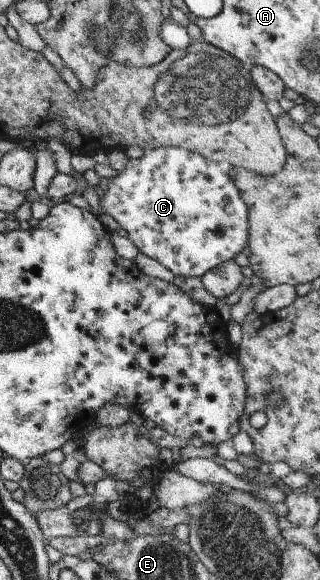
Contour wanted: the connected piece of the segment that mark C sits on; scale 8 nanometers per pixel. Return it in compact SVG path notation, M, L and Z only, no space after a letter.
M156 147L146 150L139 159L128 159L125 167L109 179L99 200L103 213L119 225L139 253L155 259L174 276L201 277L220 263L233 260L247 247L247 210L239 191L231 181L230 170L187 149Z

